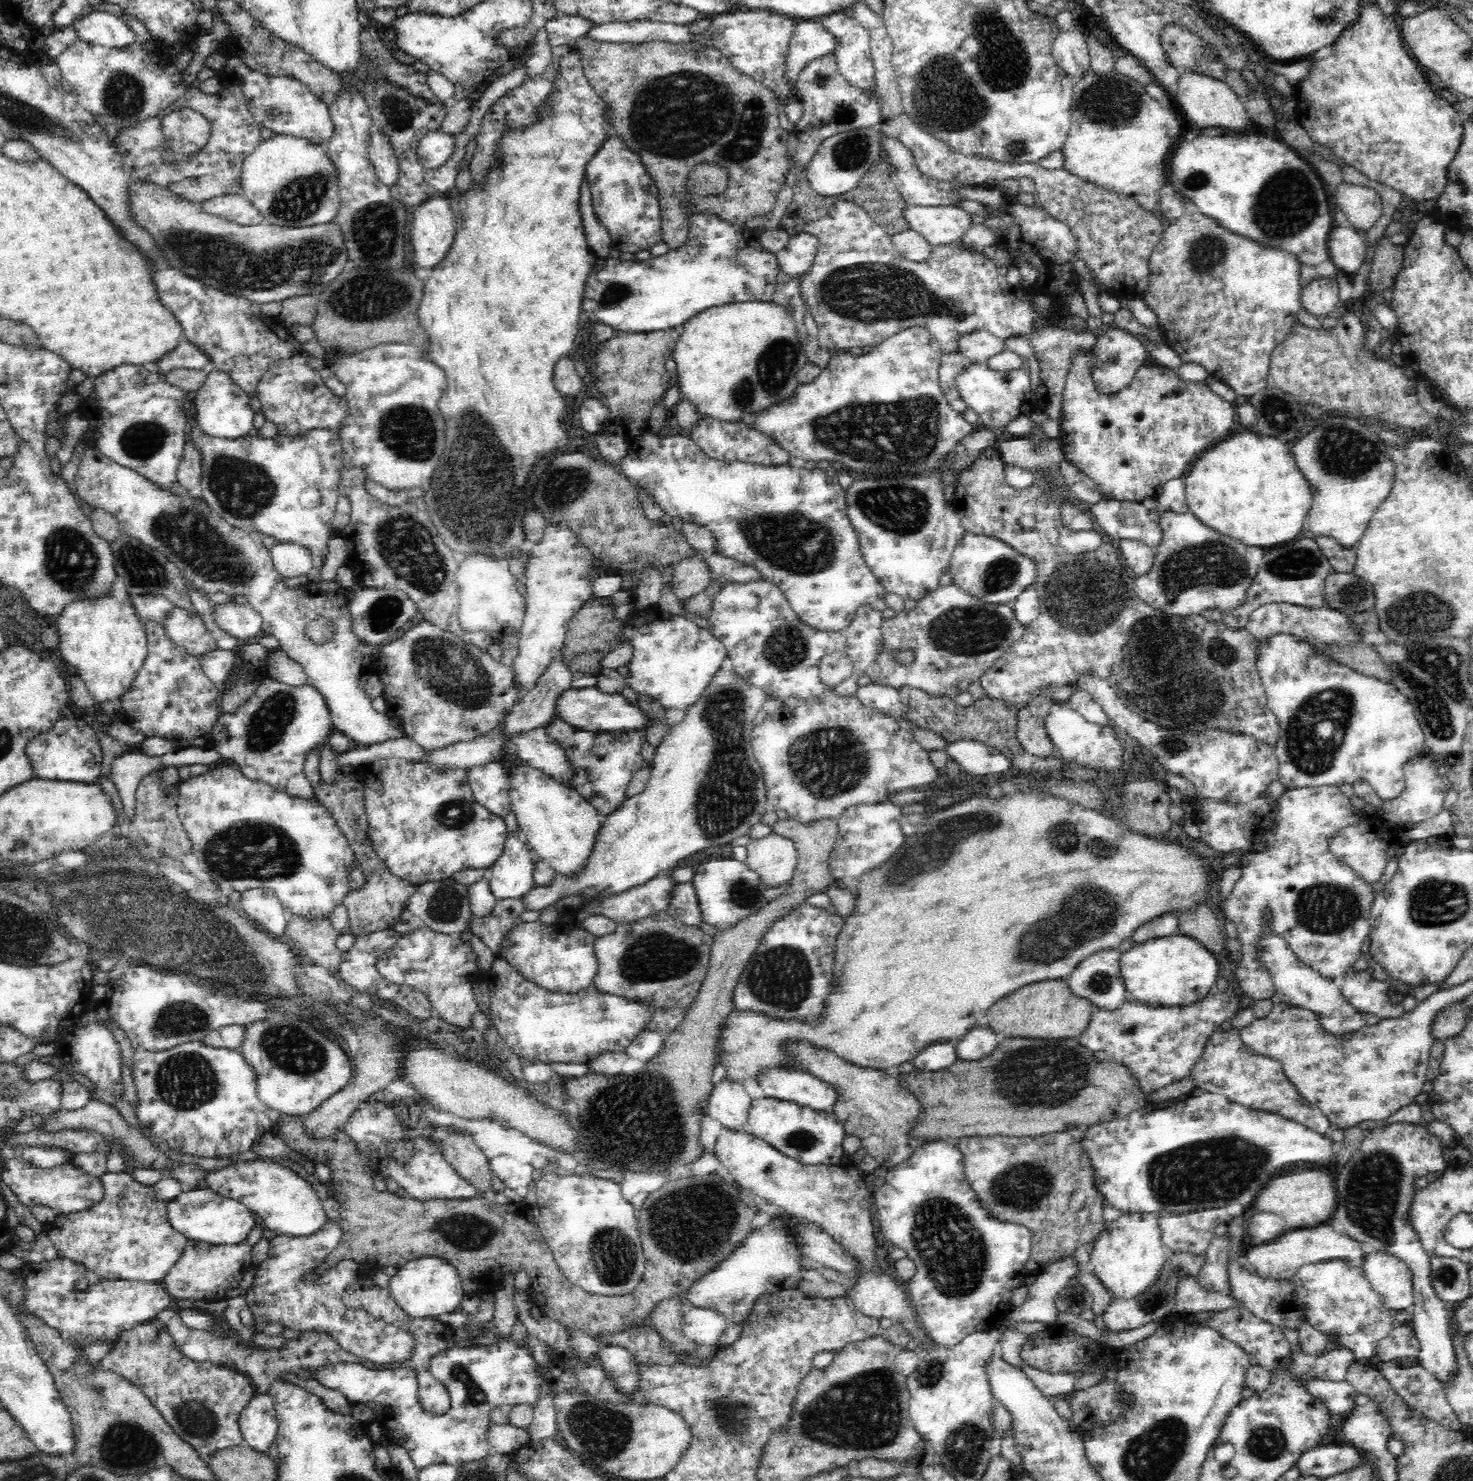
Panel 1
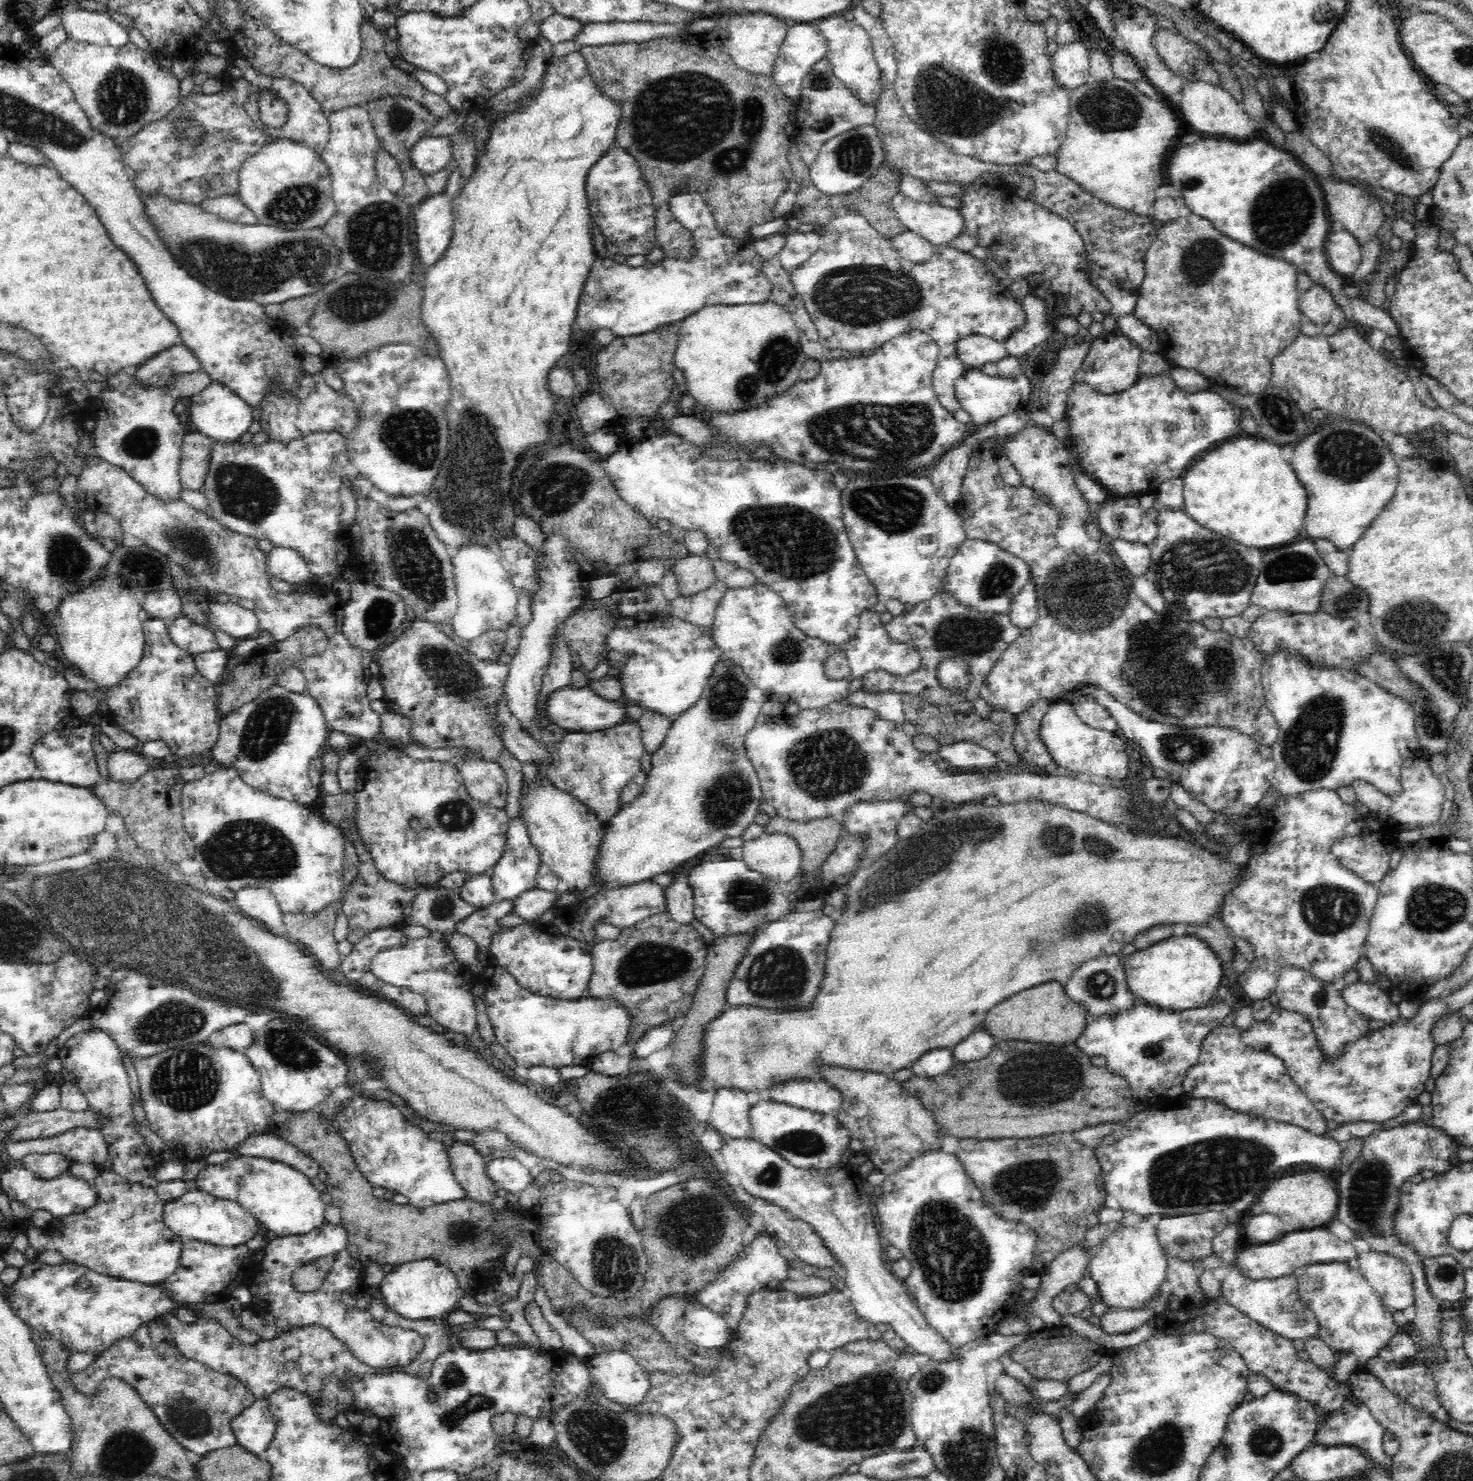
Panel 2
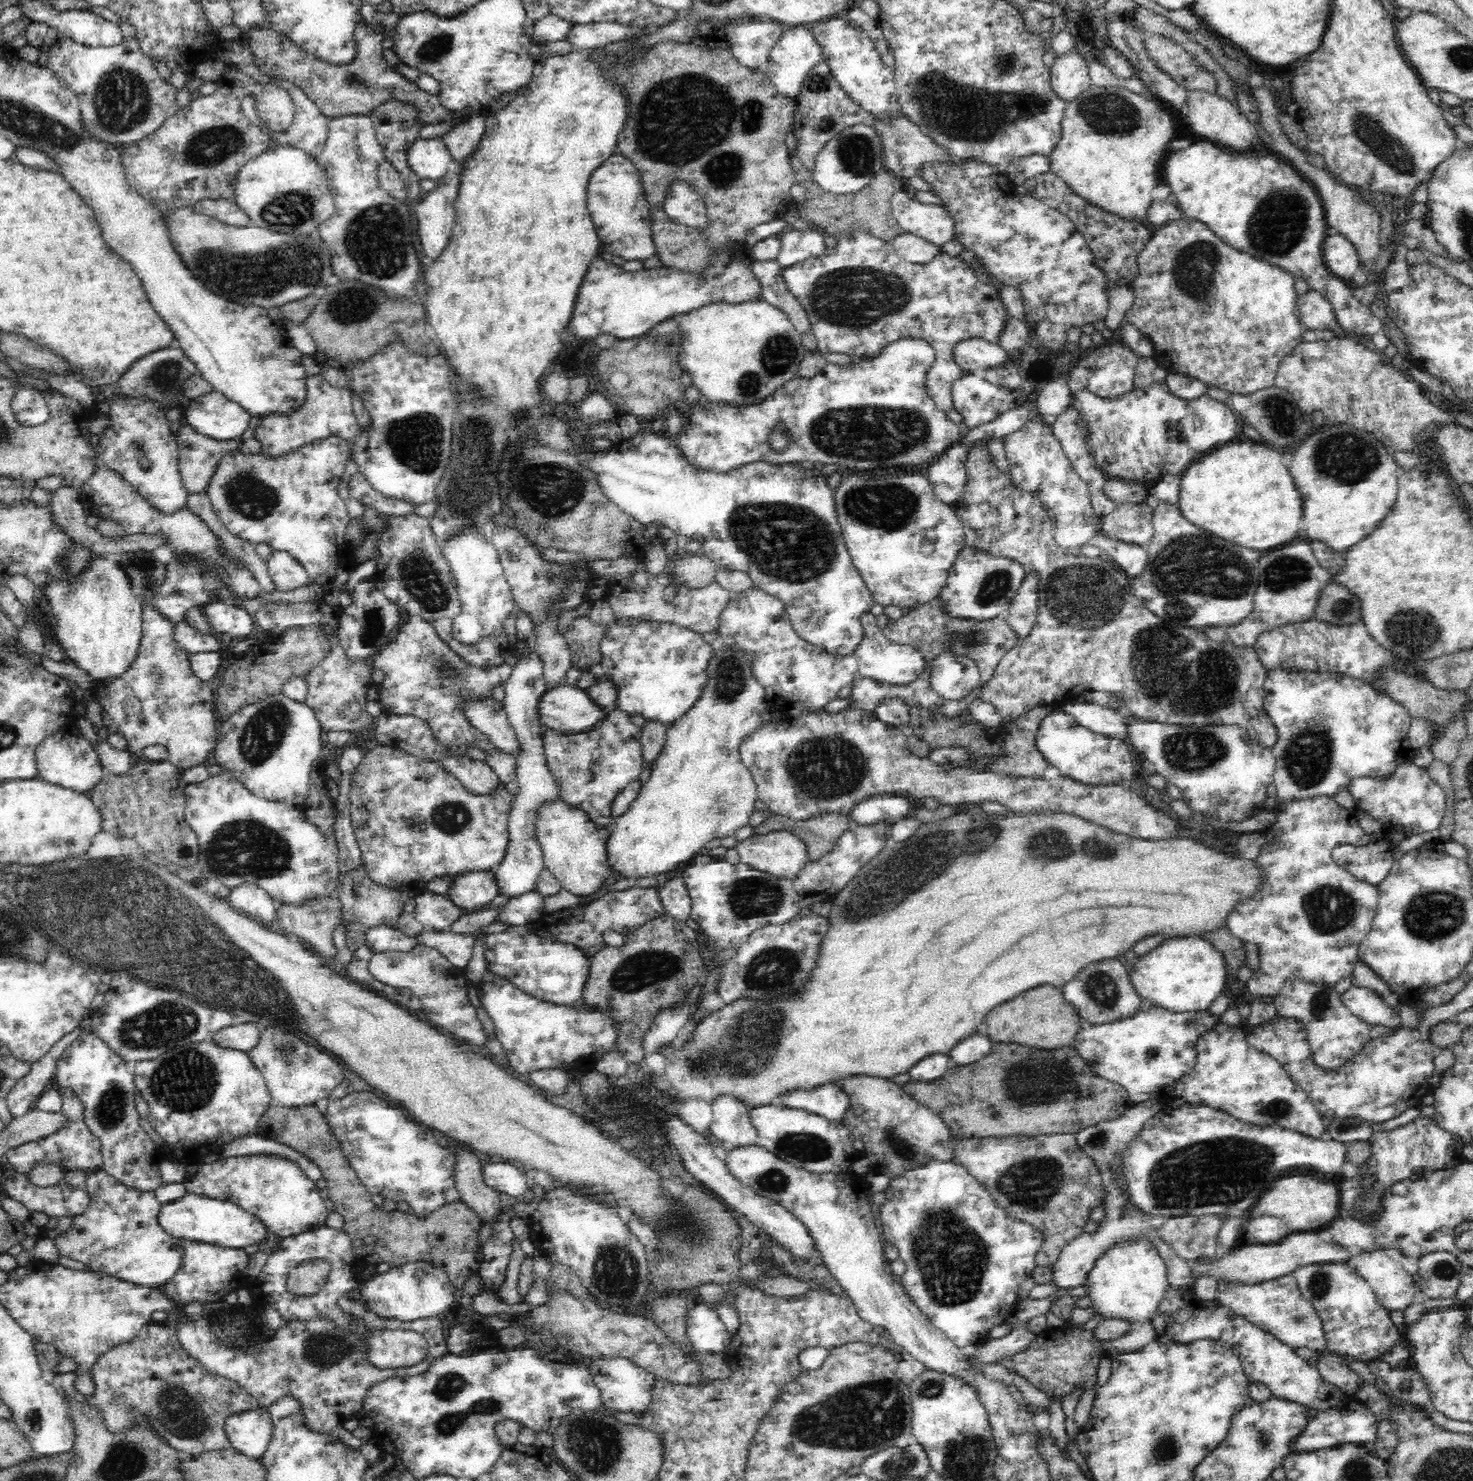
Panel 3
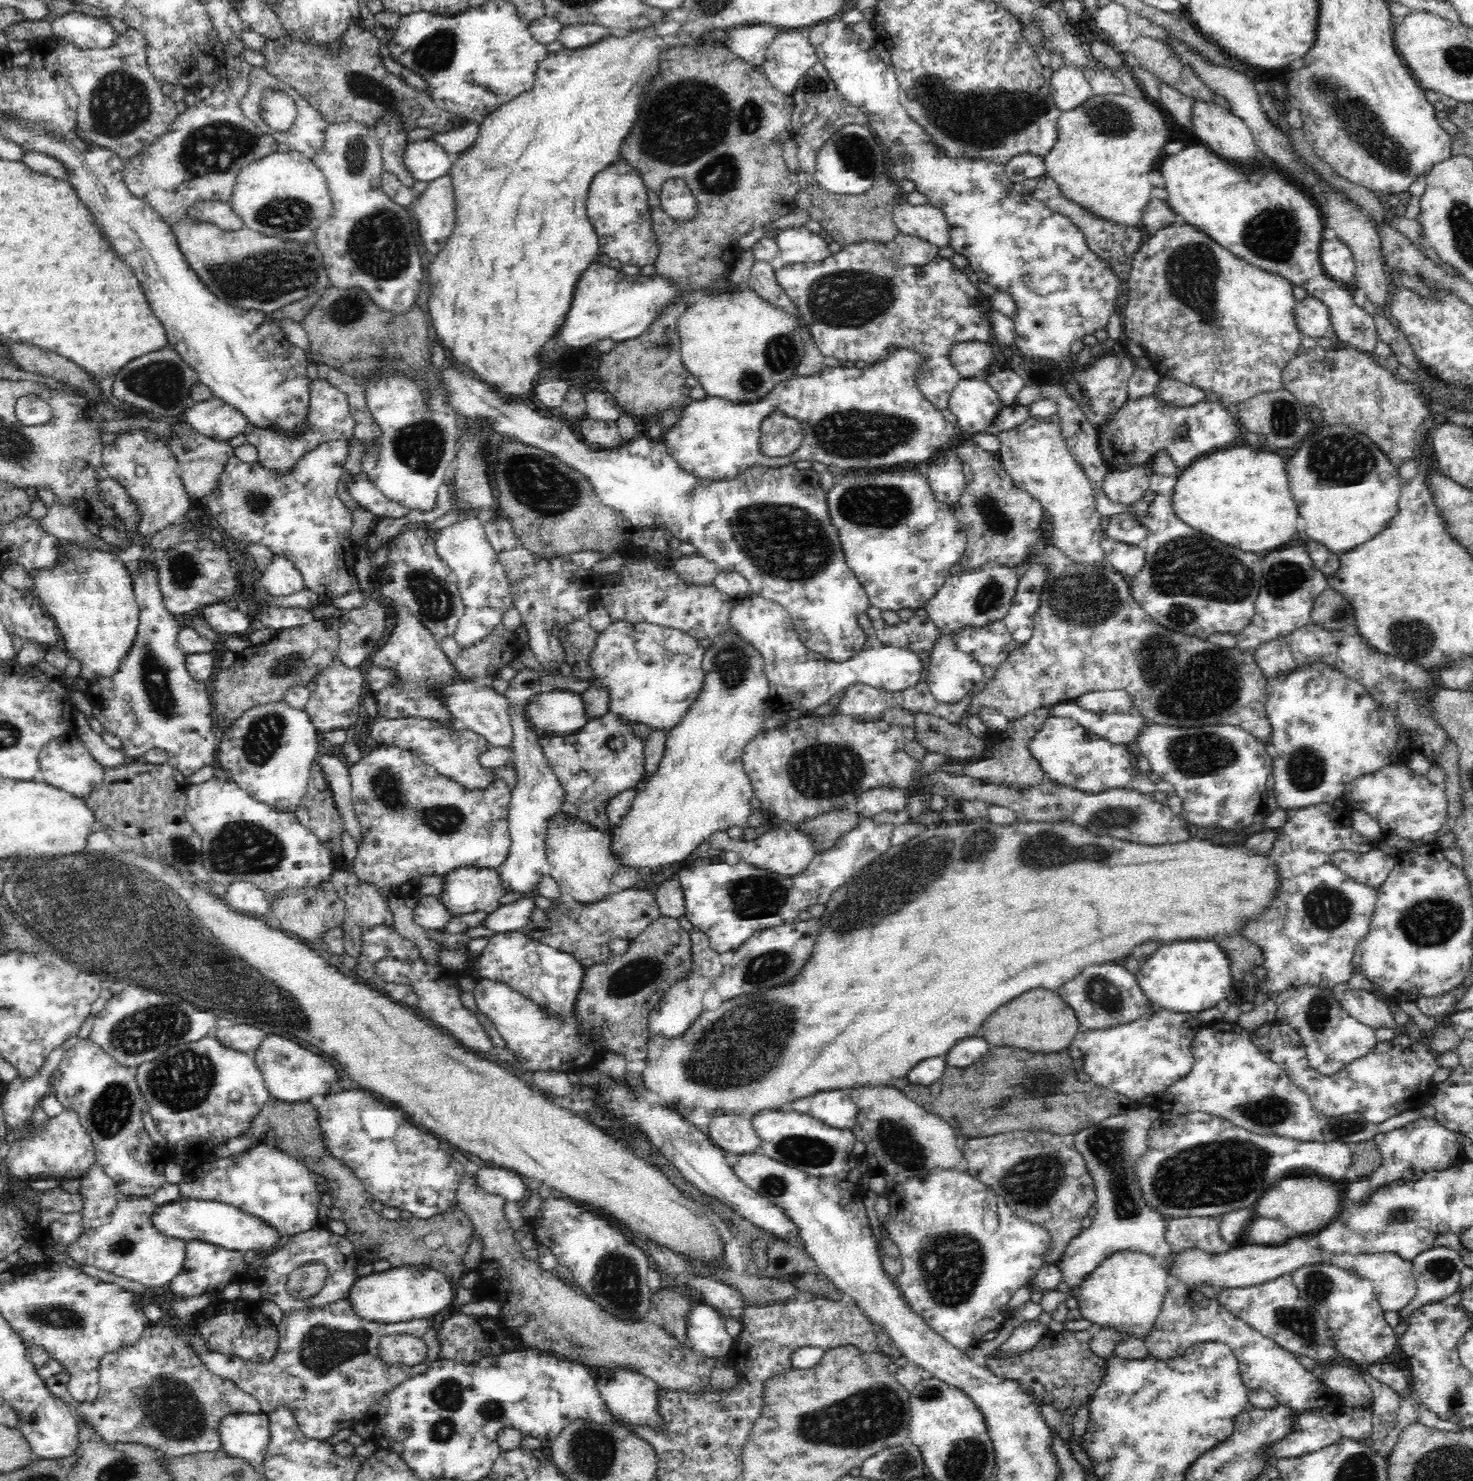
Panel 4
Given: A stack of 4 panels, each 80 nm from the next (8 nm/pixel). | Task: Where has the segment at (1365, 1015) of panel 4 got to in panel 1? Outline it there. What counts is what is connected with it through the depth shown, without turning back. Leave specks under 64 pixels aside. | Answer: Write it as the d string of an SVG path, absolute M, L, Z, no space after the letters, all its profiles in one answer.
M1350 969L1344 975L1341 991L1344 998L1361 1013L1375 1014L1381 1019L1404 1014L1402 1000L1405 994L1398 991L1396 984L1378 980L1368 970Z

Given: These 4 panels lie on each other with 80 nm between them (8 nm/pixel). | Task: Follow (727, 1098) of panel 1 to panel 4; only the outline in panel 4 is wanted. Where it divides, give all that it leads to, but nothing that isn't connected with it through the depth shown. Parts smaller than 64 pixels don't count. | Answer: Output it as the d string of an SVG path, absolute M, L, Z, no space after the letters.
M716 1107L711 1115L708 1134L710 1140L729 1157L757 1150L761 1140L752 1126L752 1114Z

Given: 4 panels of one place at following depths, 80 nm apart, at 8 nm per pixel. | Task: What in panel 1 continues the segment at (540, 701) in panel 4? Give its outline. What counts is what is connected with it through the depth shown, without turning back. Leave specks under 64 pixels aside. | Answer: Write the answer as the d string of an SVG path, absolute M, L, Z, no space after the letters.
M596 687L584 689L570 688L556 702L556 715L564 717L568 723L589 731L602 732L640 732L648 729L651 715L638 704L632 704L622 694L607 694Z

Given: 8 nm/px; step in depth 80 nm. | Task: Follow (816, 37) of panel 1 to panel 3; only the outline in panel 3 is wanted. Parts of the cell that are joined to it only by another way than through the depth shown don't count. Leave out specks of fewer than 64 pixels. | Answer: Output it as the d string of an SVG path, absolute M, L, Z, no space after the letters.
M800 24L790 30L782 32L782 38L776 42L776 46L770 52L770 60L763 69L768 79L774 84L777 92L786 97L796 97L801 92L804 78L808 72L822 60L822 45L816 39L812 25Z

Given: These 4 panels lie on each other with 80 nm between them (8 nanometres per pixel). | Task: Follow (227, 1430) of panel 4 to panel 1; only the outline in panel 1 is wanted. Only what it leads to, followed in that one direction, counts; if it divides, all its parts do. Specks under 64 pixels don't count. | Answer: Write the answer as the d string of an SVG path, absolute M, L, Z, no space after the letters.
M269 1392L256 1393L240 1414L244 1443L254 1450L268 1451L278 1436L279 1422L274 1399Z

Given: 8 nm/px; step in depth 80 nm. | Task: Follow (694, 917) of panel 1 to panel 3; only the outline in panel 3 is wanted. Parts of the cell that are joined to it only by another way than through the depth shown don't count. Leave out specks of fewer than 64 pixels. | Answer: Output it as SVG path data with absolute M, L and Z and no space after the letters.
M684 876L673 877L658 886L658 889L665 912L674 920L686 922L691 914L692 897L684 882Z

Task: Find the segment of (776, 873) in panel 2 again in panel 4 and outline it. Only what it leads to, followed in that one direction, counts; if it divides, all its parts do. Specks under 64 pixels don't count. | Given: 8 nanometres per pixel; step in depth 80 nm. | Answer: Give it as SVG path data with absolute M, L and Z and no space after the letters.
M788 824L781 828L765 832L753 839L732 839L726 832L716 832L708 840L711 848L733 850L739 854L742 862L756 868L770 870L782 876L796 876L814 858L813 841L809 836L792 829Z

